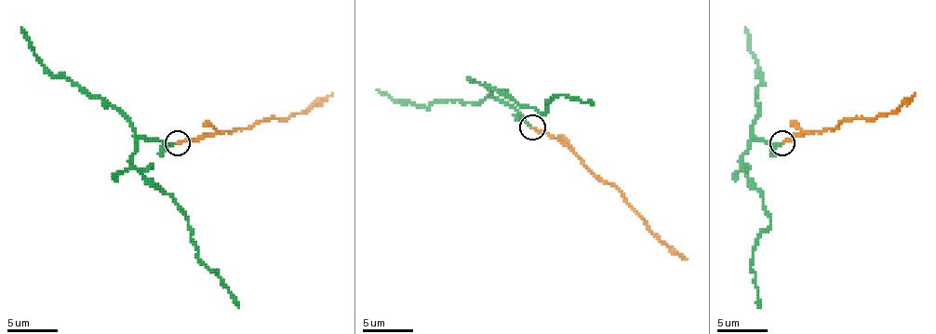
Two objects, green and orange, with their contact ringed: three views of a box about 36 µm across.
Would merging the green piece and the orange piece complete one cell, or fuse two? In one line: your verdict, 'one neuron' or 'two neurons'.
two neurons

